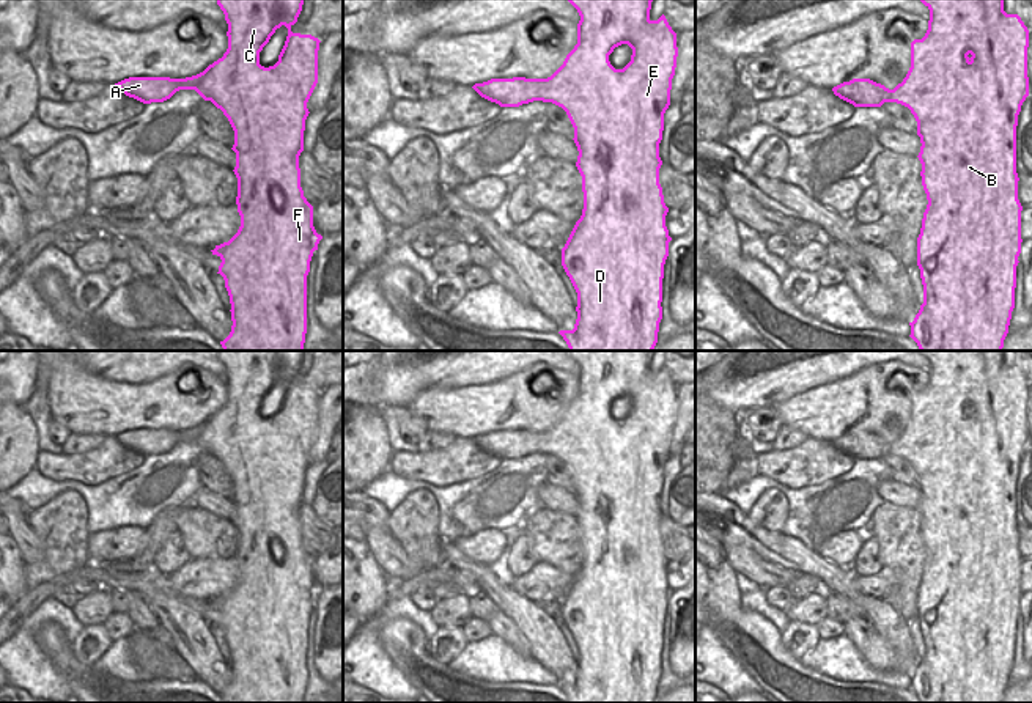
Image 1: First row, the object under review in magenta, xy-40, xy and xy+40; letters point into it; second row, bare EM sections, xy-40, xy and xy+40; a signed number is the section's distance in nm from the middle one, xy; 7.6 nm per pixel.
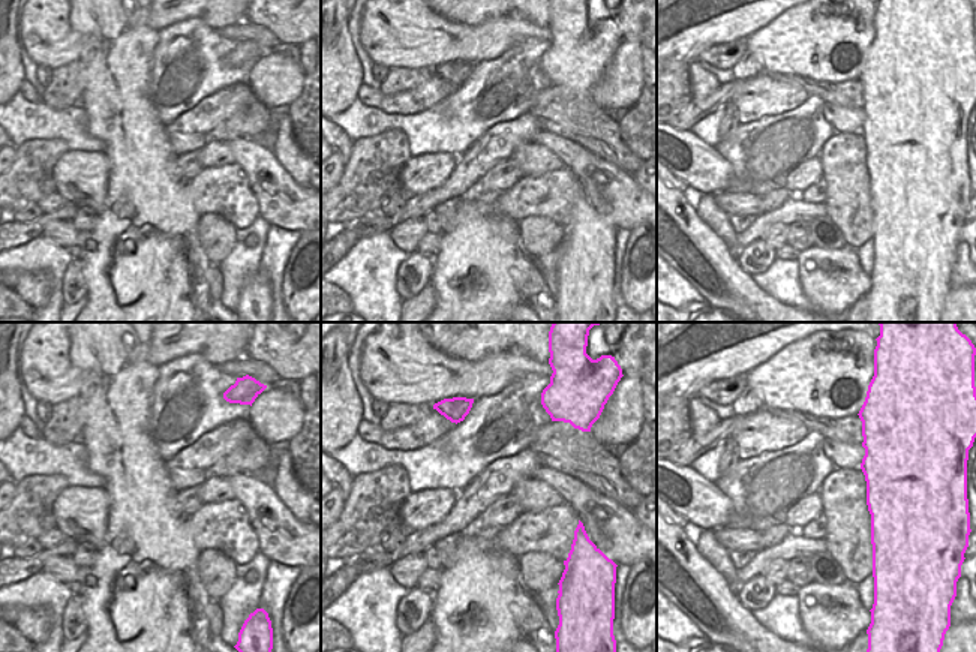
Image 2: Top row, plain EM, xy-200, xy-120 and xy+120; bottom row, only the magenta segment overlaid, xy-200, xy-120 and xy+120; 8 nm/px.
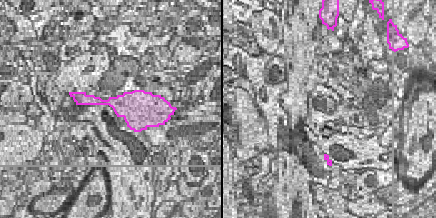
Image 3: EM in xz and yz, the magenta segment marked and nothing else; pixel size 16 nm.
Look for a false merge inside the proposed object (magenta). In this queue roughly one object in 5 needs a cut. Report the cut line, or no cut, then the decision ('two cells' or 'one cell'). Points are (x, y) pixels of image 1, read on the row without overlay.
no cut; one cell

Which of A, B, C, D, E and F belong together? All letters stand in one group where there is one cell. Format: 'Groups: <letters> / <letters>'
Groups: A B C D E F.

